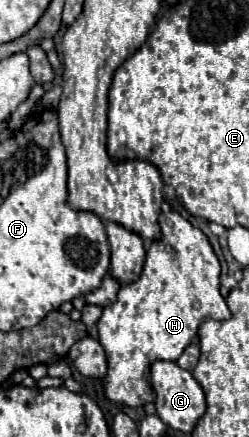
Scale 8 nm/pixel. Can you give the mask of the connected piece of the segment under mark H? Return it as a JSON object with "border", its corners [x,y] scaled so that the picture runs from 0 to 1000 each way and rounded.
{"border":[[[659,481],[643,490],[651,549],[610,554],[586,577],[586,600],[562,636],[522,654],[490,654],[474,686],[450,700],[426,700],[394,732],[402,787],[426,801],[434,851],[410,865],[418,906],[514,934],[554,934],[594,920],[618,920],[618,897],[602,883],[602,838],[627,824],[715,824],[723,810],[787,773],[787,755],[827,732],[916,732],[924,709],[884,677],[884,600],[827,545],[827,535],[779,522],[699,481]]]}

